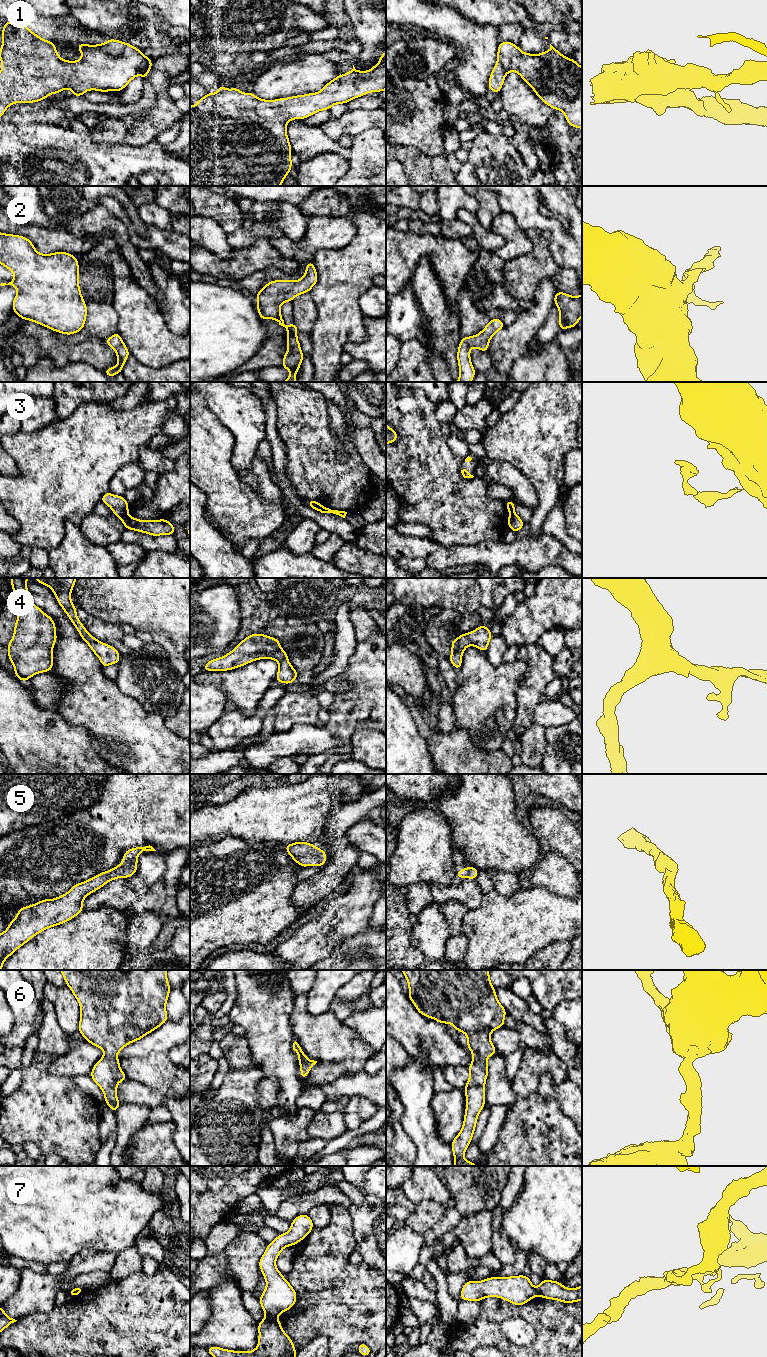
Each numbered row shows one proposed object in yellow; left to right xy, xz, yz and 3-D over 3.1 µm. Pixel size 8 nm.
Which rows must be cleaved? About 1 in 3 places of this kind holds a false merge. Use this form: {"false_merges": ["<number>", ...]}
{"false_merges": ["3", "7"]}

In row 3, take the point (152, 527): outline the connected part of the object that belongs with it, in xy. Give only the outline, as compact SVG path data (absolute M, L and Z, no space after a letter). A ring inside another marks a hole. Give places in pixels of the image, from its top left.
M129 514L120 517L126 529L149 534L151 536L174 535L175 527L167 519L139 520Z

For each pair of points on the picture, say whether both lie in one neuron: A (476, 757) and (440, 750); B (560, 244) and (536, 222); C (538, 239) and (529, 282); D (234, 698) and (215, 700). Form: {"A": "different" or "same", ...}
{"A": "same", "B": "same", "C": "same", "D": "different"}

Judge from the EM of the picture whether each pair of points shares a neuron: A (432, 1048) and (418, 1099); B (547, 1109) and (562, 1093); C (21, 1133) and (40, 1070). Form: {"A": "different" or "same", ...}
{"A": "different", "B": "different", "C": "same"}

